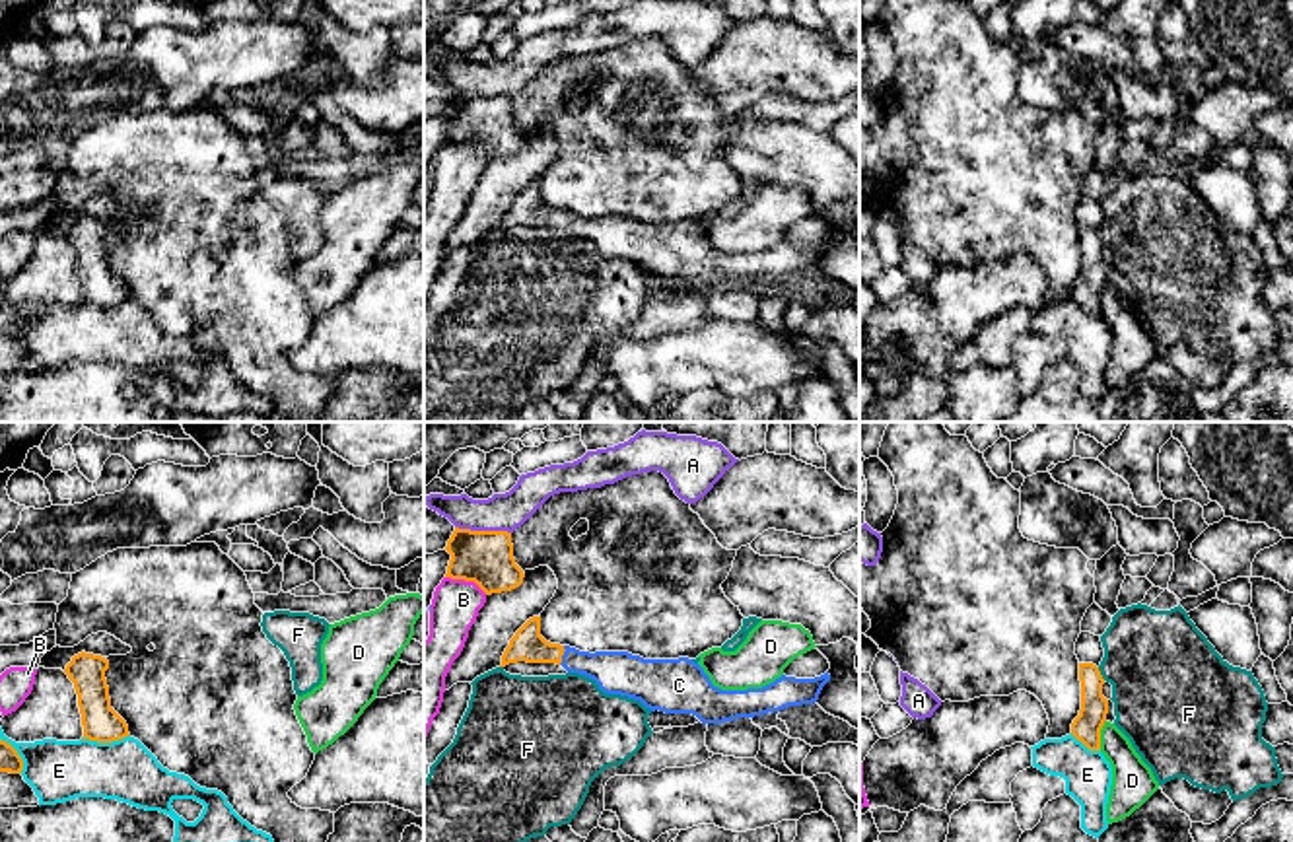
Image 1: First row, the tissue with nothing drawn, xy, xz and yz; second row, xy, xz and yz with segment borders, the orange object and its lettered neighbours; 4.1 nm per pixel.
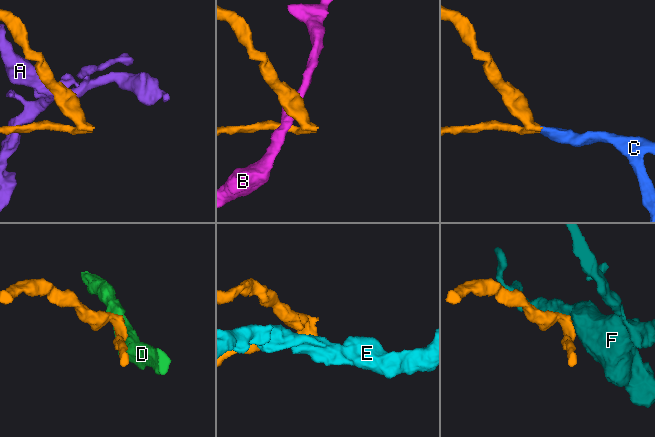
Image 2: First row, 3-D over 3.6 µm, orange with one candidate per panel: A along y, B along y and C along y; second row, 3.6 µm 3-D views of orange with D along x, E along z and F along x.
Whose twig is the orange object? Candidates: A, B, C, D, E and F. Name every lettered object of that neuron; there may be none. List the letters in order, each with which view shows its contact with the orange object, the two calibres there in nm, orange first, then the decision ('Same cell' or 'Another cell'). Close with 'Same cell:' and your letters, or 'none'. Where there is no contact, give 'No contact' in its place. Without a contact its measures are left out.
A: Touches orange in xz. Thickness 220 nm (orange) against 160 nm. Another cell
B: Touches orange in xz. Thickness 220 nm (orange) against 200 nm. Another cell
C: Touches orange in xz. Thickness 140 nm (orange) against 180 nm. Same cell
D: Touches orange in yz. Thickness 120 nm (orange) against 180 nm. Another cell
E: Touches orange in xy. Thickness 150 nm (orange) against 260 nm. Another cell
F: Touches orange in yz. Thickness 120 nm (orange) against 420 nm. Another cell
Same cell: C

